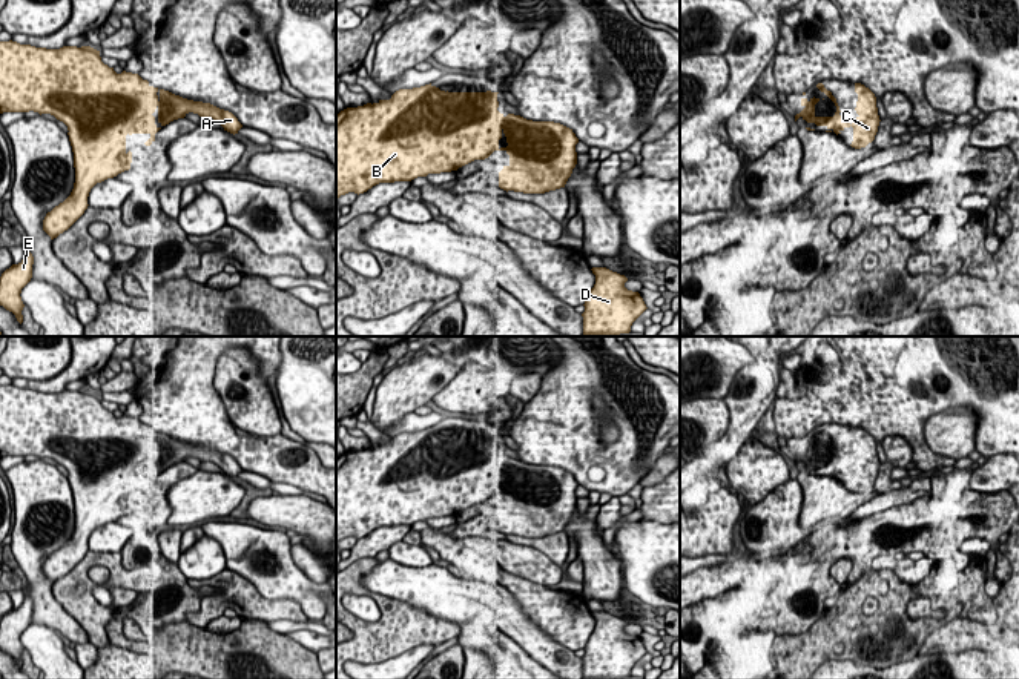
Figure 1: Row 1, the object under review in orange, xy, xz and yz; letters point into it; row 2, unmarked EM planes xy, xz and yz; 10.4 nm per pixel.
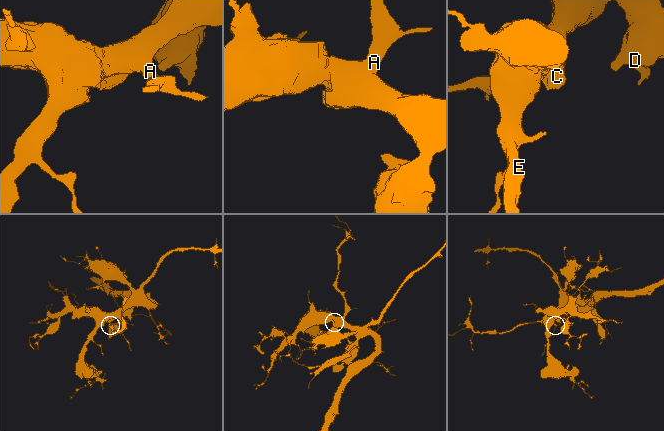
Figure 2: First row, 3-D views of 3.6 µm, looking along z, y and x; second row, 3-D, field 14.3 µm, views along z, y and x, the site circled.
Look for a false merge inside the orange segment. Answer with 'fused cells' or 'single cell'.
single cell

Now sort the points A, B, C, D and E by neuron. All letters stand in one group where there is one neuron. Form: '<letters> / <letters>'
A B C D E

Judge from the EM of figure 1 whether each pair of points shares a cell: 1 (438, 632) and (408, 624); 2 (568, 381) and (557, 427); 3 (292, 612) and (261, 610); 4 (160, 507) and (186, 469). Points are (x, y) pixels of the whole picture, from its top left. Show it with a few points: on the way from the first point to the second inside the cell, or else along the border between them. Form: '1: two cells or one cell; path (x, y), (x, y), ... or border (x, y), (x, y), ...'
1: one cell; path (430, 630), (416, 627)
2: one cell; path (567, 392), (560, 417)
3: one cell; path (284, 610), (269, 610)
4: one cell; path (160, 496), (161, 487), (175, 473)

